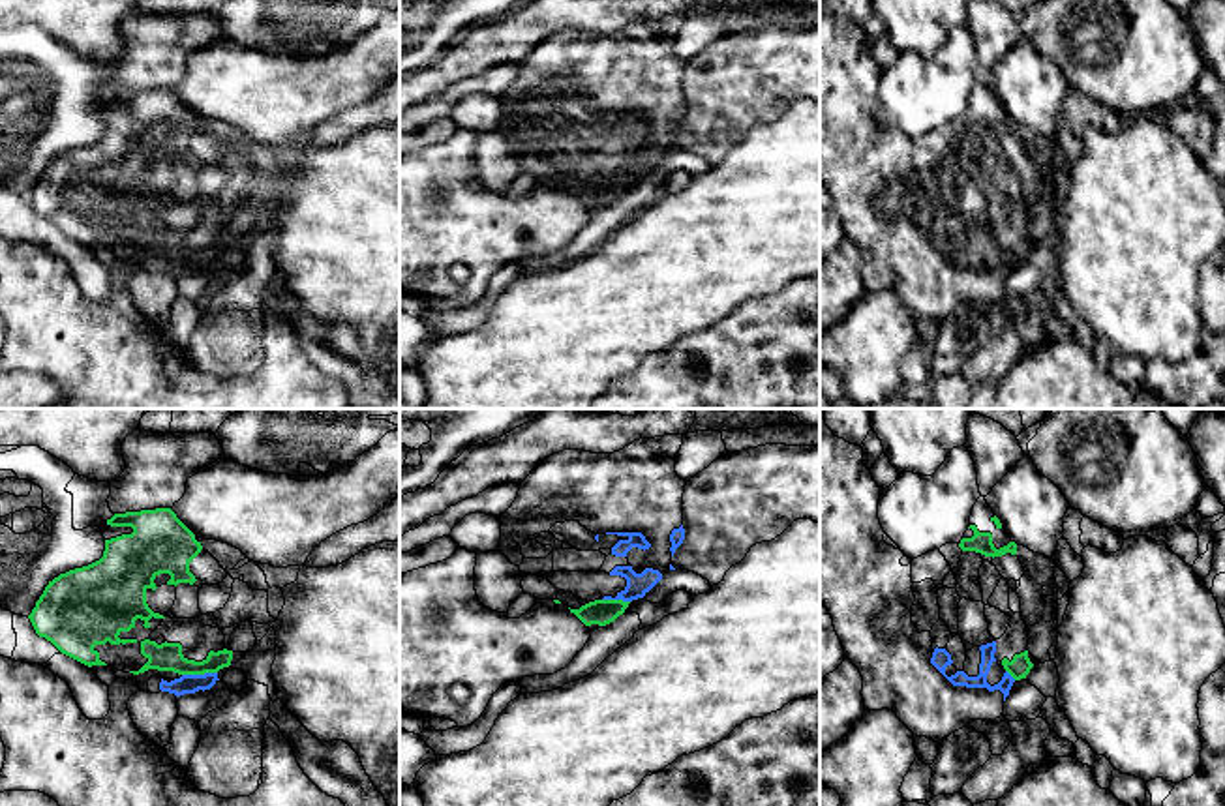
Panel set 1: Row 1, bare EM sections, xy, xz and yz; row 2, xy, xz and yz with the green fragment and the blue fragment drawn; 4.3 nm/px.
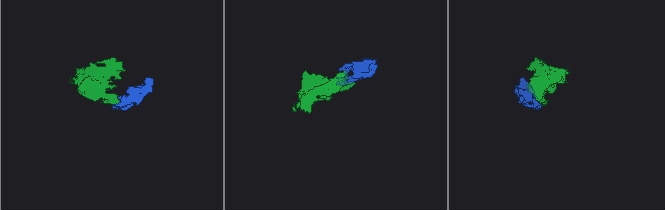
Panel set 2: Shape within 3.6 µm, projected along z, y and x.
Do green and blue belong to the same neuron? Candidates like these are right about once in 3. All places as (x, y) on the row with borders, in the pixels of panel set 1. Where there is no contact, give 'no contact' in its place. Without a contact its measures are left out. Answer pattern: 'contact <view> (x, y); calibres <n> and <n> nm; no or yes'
contact xy (199, 673); calibres 130 and 80 nm; yes

